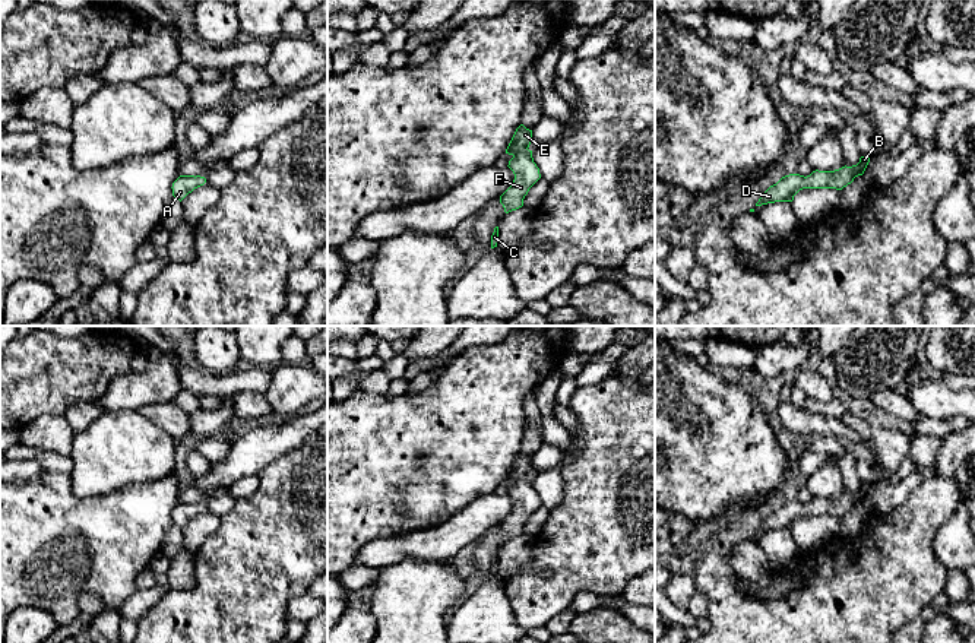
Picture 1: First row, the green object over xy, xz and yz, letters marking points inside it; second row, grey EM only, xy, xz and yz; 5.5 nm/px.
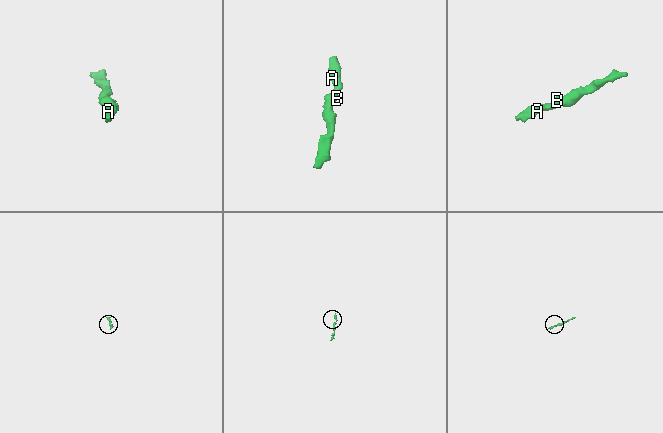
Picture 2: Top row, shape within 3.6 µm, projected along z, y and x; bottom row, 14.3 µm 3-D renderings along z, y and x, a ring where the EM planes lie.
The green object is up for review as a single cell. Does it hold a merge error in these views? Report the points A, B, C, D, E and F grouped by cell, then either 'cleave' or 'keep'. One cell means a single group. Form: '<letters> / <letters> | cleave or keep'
A B C D E F | keep

